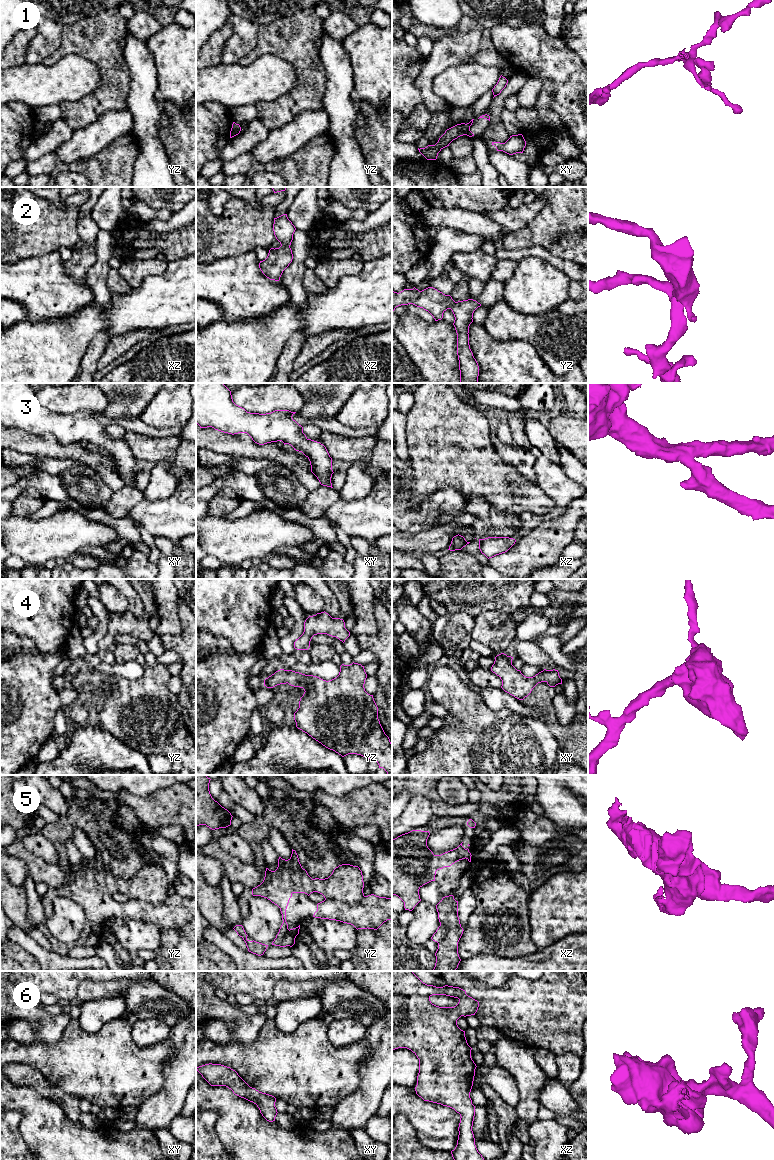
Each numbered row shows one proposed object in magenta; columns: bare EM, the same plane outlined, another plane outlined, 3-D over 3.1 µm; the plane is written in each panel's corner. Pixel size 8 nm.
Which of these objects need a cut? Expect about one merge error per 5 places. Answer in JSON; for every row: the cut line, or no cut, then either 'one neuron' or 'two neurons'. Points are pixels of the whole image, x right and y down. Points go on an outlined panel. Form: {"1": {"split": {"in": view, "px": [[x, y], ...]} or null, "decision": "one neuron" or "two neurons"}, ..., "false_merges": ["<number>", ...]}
{"1": {"split": {"in": "xy", "px": [[467, 124], [467, 130], [464, 134]]}, "decision": "two neurons"}, "2": {"split": null, "decision": "one neuron"}, "3": {"split": null, "decision": "one neuron"}, "4": {"split": null, "decision": "one neuron"}, "5": {"split": null, "decision": "one neuron"}, "6": {"split": null, "decision": "one neuron"}, "false_merges": ["1"]}

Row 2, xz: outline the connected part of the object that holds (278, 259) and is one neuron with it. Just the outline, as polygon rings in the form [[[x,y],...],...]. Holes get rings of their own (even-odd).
[[[287,214],[274,218],[273,231],[281,246],[271,248],[267,258],[259,263],[260,270],[270,280],[279,281],[283,271],[292,262],[293,254],[290,245],[295,230]]]

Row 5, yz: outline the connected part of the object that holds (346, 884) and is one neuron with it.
[[[292,849],[291,857],[288,860],[279,857],[278,867],[275,871],[266,868],[263,882],[252,889],[252,895],[267,898],[280,908],[283,923],[272,945],[292,947],[300,929],[299,925],[289,930],[286,922],[286,909],[293,893],[305,893],[308,896],[313,892],[322,894],[325,900],[317,904],[317,911],[313,917],[351,924],[357,930],[367,928],[377,930],[384,922],[392,920],[392,898],[379,897],[374,894],[365,896],[363,888],[363,875],[358,866],[342,864],[336,867],[328,878],[312,879],[302,868],[296,851]]]

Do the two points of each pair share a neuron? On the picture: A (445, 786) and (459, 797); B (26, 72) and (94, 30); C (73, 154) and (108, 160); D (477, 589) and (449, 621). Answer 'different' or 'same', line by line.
A: same
B: different
C: different
D: different

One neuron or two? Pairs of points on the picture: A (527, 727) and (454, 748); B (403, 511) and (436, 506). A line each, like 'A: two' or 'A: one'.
A: one
B: one

